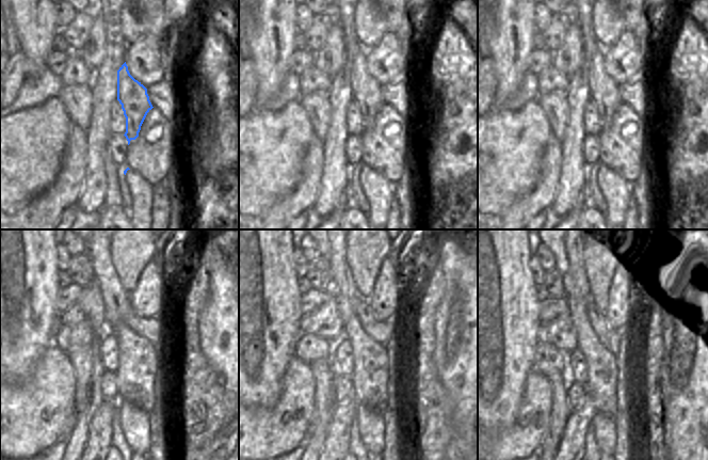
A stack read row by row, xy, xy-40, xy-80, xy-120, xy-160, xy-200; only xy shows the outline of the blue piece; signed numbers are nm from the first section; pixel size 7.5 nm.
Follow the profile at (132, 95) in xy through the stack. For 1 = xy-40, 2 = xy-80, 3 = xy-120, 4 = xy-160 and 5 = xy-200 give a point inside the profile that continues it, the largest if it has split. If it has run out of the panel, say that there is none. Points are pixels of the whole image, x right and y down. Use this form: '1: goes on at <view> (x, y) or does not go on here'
1: goes on at xy-40 (366, 91)
2: goes on at xy-80 (604, 90)
3: goes on at xy-120 (116, 300)
4: goes on at xy-160 (343, 284)
5: goes on at xy-200 (575, 251)

